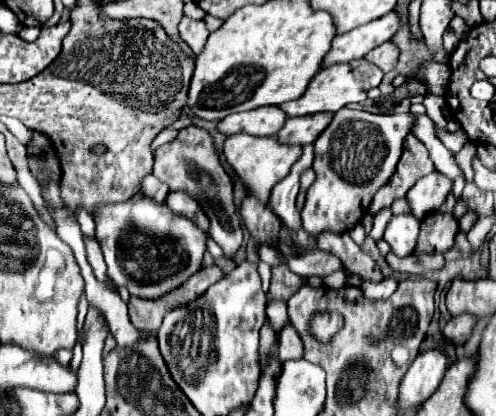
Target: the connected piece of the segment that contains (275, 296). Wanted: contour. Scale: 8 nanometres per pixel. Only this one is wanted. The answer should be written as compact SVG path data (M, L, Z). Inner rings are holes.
M278 265L272 269L270 299L272 301L288 301L302 285L306 285L304 277L298 277L286 265Z

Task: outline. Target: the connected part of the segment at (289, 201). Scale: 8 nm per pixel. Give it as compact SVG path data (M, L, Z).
M306 145L302 157L294 163L290 173L272 187L268 207L282 219L282 223L290 229L300 229L300 212L296 209L296 195L300 189L300 175L308 167L312 167L314 161L314 145Z

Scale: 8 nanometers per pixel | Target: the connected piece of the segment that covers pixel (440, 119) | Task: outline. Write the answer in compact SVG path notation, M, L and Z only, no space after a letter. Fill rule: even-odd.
M427 93L424 96L423 105L426 108L427 115L442 129L446 129L446 118L443 117L441 106L445 103L445 98L439 95Z

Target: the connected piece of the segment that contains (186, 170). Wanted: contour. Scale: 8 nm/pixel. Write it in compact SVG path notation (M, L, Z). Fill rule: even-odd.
M198 127L182 129L172 143L156 149L154 175L168 183L172 191L186 191L194 199L198 199L198 203L202 203L202 209L206 211L206 215L210 215L210 237L222 247L226 259L234 259L242 245L240 215L236 213L232 197L234 183L228 171L222 167L222 159L214 149L212 135Z

